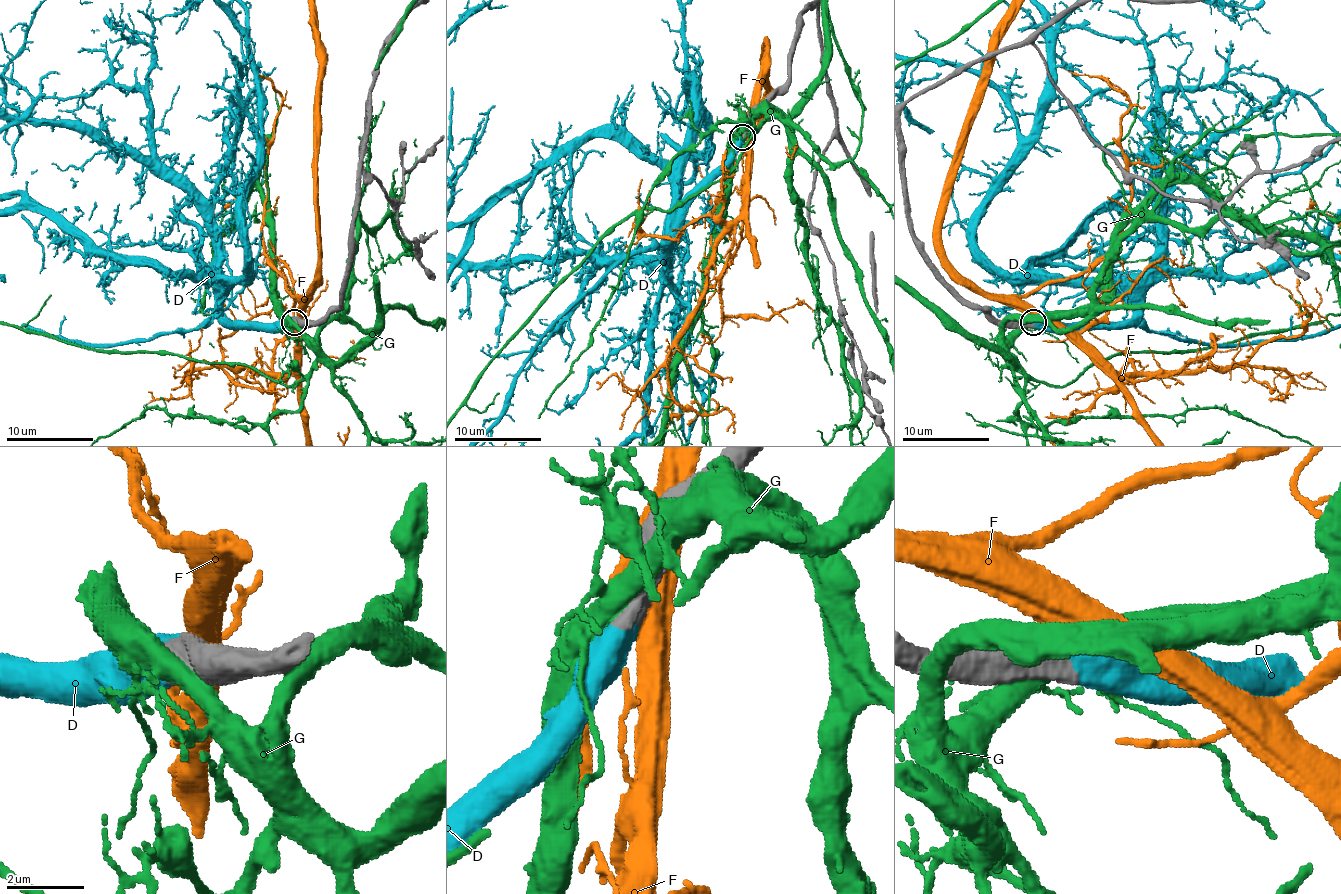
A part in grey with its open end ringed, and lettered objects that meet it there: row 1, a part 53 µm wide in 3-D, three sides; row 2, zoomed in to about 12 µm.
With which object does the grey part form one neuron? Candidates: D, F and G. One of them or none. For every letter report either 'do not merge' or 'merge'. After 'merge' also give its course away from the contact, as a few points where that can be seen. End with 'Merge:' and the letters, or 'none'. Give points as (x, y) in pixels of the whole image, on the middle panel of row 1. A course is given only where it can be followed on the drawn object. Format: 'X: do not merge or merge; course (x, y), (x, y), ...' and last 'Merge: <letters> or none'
D: merge
F: do not merge
G: do not merge
Merge: D

